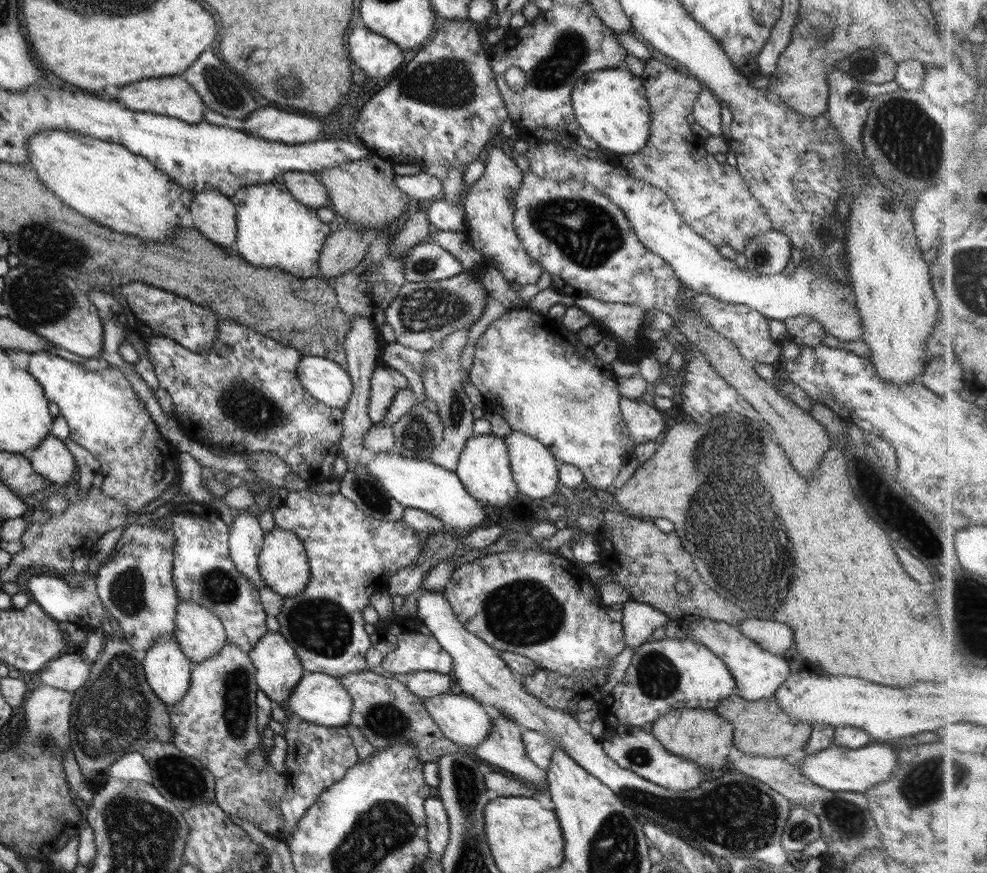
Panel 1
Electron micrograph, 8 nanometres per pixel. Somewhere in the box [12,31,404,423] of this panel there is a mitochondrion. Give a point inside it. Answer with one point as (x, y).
(226, 91)

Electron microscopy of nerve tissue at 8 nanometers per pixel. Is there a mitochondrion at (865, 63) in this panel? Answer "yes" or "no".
yes

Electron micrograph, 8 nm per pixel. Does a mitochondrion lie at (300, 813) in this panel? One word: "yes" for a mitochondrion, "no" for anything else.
no

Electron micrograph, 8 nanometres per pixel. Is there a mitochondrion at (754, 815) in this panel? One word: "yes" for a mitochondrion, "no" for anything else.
yes

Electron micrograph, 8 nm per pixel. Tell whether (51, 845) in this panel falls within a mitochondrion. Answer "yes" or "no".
no

